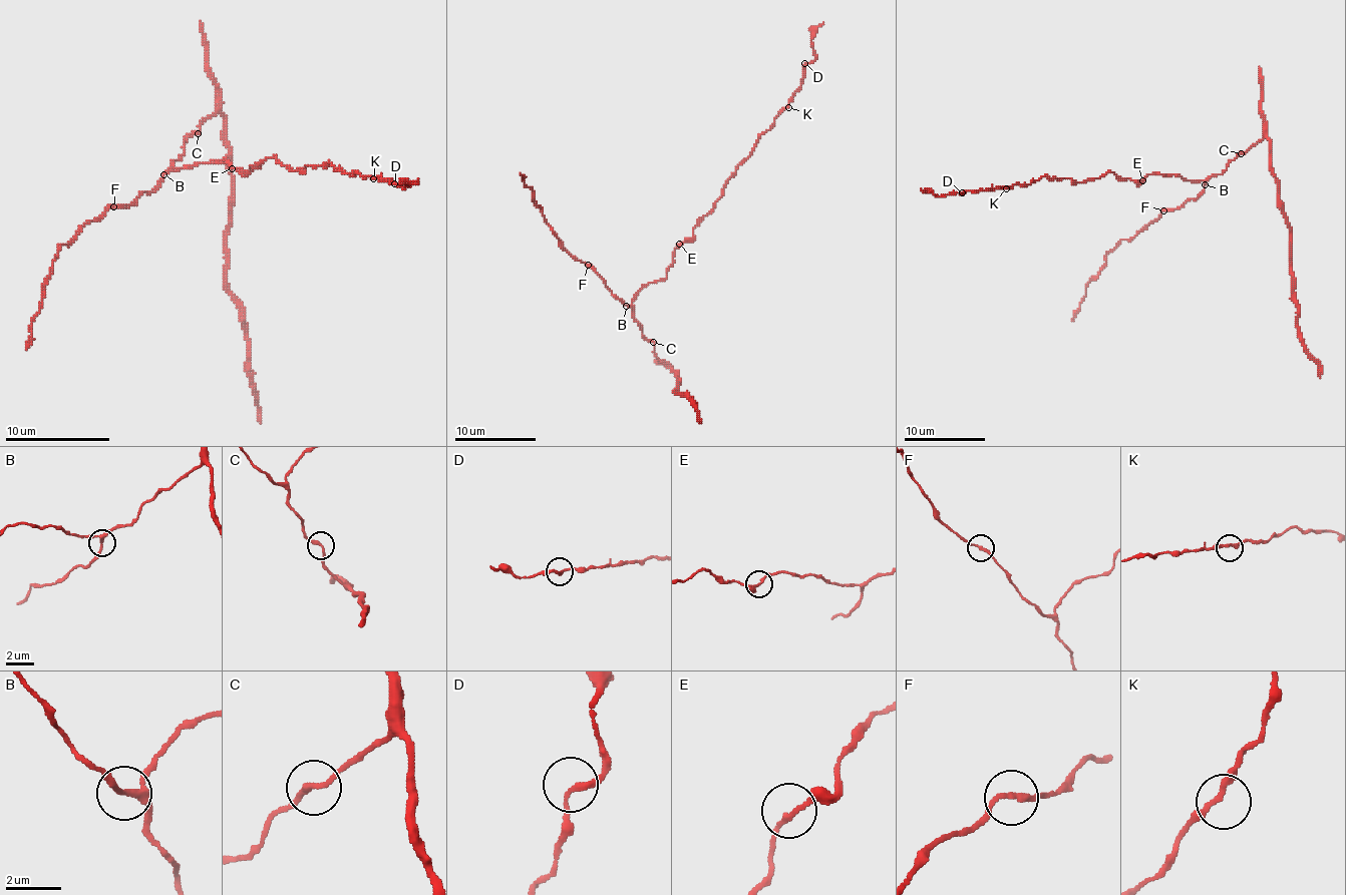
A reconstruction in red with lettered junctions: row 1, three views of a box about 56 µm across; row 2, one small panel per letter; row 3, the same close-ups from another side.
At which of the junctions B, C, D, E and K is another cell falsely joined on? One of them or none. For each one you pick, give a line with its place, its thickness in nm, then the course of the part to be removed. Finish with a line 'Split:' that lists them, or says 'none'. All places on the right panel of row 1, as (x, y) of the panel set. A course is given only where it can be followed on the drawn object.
Split: none

